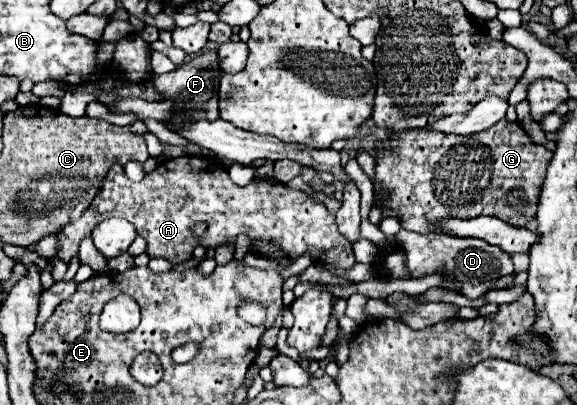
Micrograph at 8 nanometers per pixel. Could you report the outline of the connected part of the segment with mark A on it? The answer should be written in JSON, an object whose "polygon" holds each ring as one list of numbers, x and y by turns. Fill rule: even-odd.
{"polygon":[[199,156,163,160,159,168,147,174,141,182,131,182,125,176,123,166,115,164,107,172,101,192,97,192,85,214,57,234,59,258,69,262,79,252,79,242,91,236,95,224,113,216,125,218,135,226,137,234,147,240,149,258,165,258,171,264,189,260,195,246,215,248,223,242,235,244,237,234,247,234,251,240,275,240,291,260,309,252,313,262,335,264,341,268,351,268,355,264,353,248,337,232,335,216,325,204,311,200,305,192,289,190,275,180,257,178,241,188,231,182,221,166],[199,222,205,222,207,230,201,238,195,238,191,228]]}

